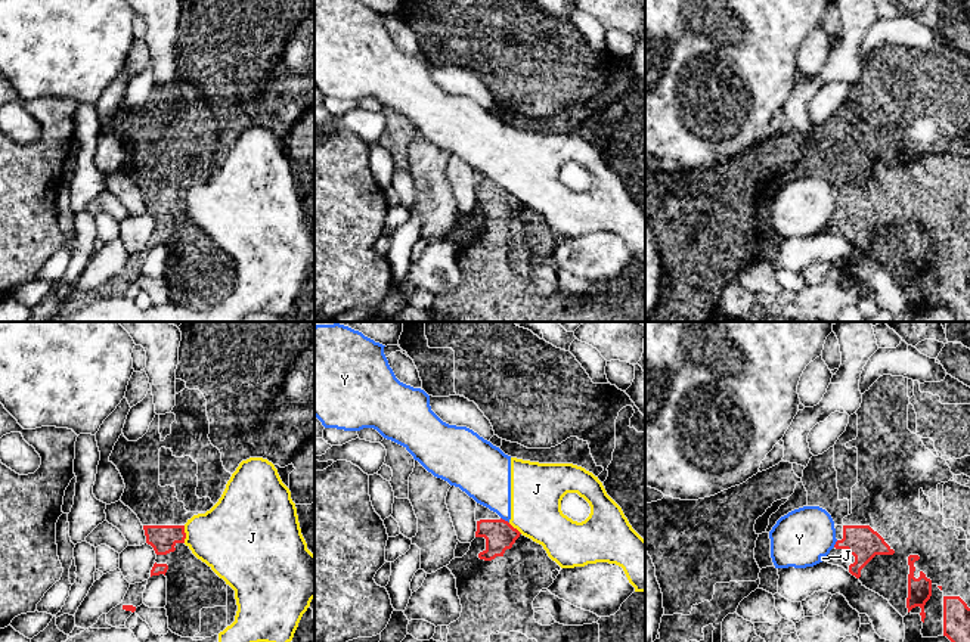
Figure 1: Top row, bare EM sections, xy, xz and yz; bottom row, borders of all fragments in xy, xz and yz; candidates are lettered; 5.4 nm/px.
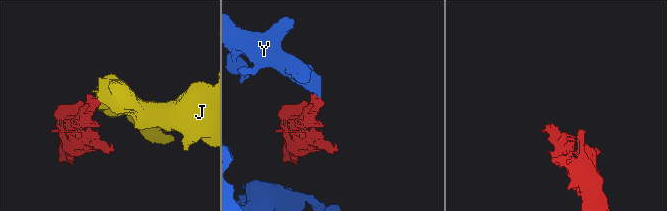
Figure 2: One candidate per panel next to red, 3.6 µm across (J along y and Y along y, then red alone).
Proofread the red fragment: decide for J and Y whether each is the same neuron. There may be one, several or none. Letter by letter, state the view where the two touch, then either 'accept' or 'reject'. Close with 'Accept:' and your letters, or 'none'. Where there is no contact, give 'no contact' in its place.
J: meets red in xy; reject
Y: meets red in xz; reject
Accept: none

